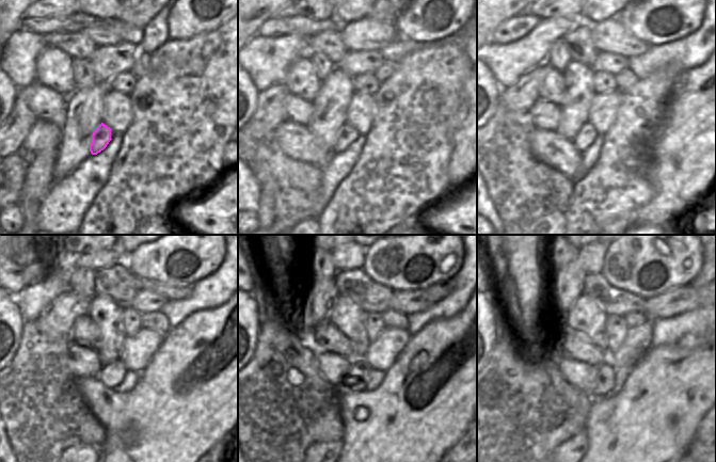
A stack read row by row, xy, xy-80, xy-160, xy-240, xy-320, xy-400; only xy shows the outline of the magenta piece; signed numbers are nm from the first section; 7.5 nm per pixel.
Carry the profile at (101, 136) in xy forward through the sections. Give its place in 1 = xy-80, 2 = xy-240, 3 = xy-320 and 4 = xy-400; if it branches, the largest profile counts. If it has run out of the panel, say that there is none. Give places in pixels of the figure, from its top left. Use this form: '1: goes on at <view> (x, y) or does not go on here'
1: goes on at xy-80 (347, 133)
2: goes on at xy-240 (111, 375)
3: goes on at xy-320 (355, 379)
4: goes on at xy-400 (604, 381)

